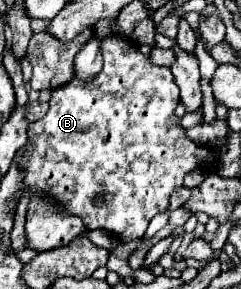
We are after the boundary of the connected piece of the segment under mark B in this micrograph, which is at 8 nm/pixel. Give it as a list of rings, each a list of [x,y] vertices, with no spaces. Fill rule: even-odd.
[[[119,34],[103,38],[101,52],[105,60],[103,70],[87,82],[73,76],[67,84],[55,88],[51,92],[49,112],[41,120],[29,124],[27,132],[33,150],[27,152],[21,162],[27,170],[23,190],[43,190],[63,204],[65,210],[81,216],[85,228],[103,228],[121,236],[123,242],[131,242],[145,234],[149,220],[157,212],[169,208],[169,196],[183,186],[183,176],[187,172],[201,166],[203,170],[213,170],[219,160],[213,148],[195,144],[181,126],[181,118],[175,114],[179,88],[169,68],[151,64],[149,56]],[[101,192],[105,194],[105,202],[101,208],[95,208],[93,198]]]

